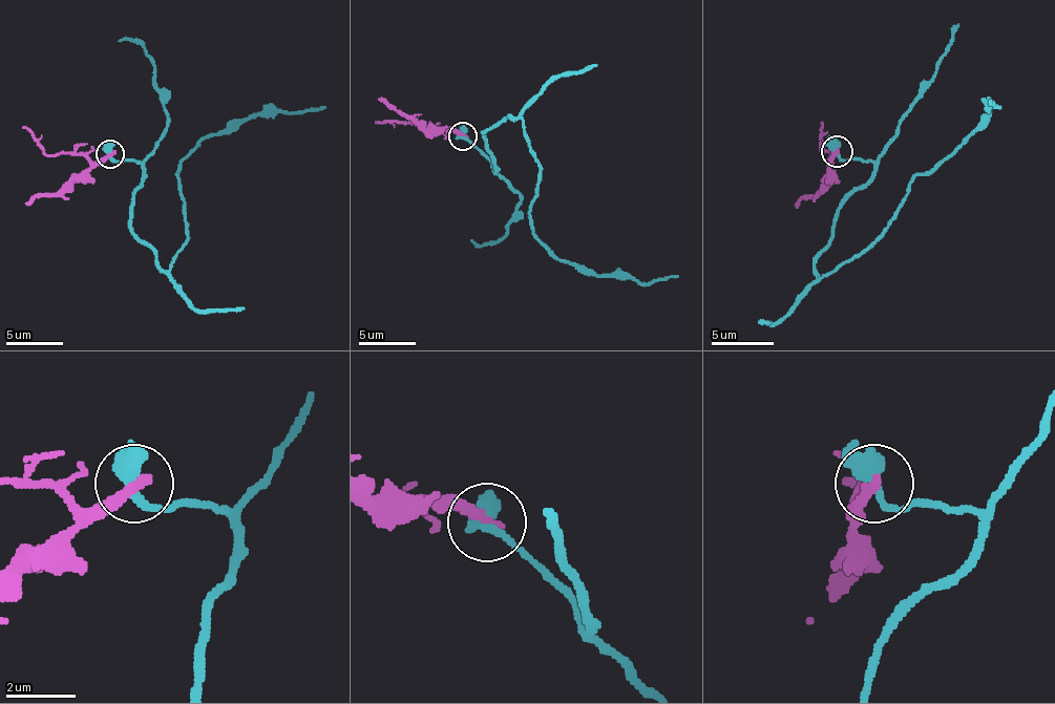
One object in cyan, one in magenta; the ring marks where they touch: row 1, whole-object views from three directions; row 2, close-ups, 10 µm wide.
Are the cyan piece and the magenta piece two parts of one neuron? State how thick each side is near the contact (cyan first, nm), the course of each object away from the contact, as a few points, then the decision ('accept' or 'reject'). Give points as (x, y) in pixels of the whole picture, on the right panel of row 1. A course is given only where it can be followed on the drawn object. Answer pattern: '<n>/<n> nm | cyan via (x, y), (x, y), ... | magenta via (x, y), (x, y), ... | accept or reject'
600/360 nm | cyan via (836, 152), (873, 168), (814, 258), (817, 280), (870, 246), (907, 184), (942, 162), (997, 105), (988, 100) | magenta via (836, 152), (829, 180), (814, 196), (804, 196), (795, 205) | reject

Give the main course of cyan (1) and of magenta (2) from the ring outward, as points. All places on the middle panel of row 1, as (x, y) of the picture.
1: (460, 134), (498, 169), (483, 132), (520, 118), (540, 166), (531, 232), (560, 260), (654, 283), (677, 275)
2: (463, 134), (420, 129), (406, 114), (378, 98)

